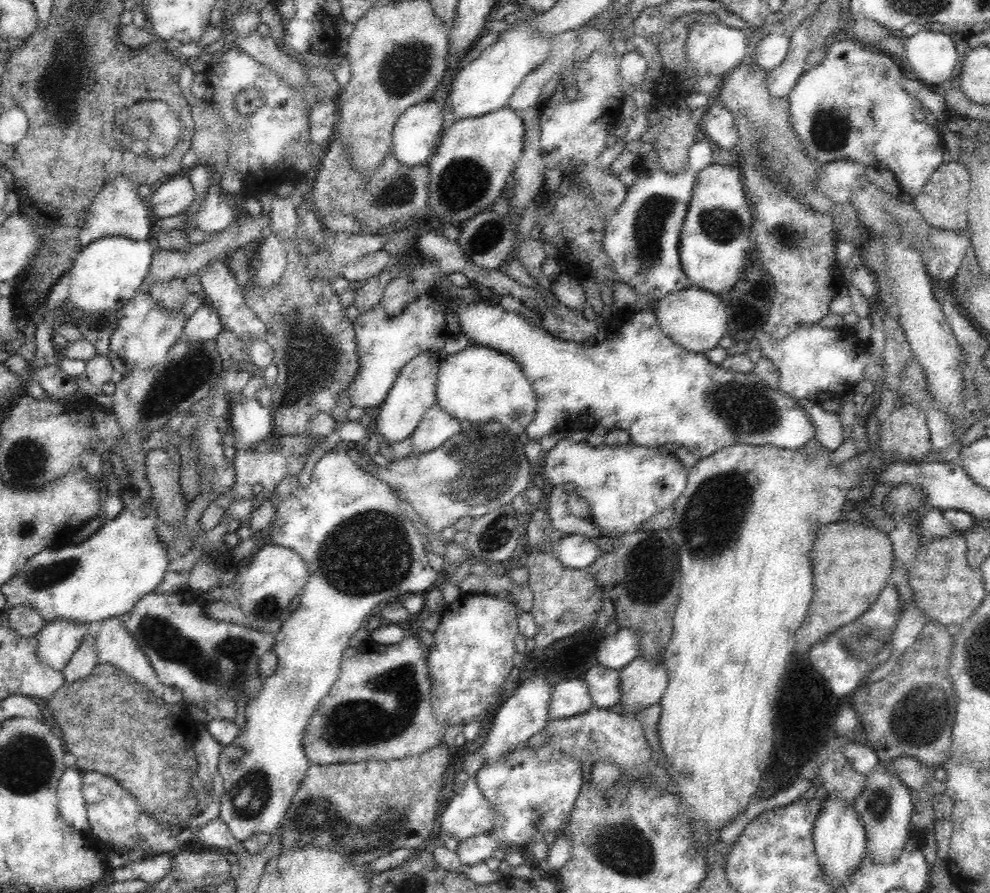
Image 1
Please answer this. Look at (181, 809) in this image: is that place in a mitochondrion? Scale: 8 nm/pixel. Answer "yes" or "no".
no

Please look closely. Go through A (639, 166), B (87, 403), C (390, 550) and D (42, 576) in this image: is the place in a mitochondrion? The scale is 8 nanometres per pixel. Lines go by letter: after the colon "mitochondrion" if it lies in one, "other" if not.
A: other
B: other
C: mitochondrion
D: mitochondrion

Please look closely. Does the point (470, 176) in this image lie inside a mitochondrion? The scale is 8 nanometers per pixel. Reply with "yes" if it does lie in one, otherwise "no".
yes

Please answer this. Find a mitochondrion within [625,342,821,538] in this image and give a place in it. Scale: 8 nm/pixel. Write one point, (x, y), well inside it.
(745, 408)

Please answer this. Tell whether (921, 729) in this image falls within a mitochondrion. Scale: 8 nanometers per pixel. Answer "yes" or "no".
yes

